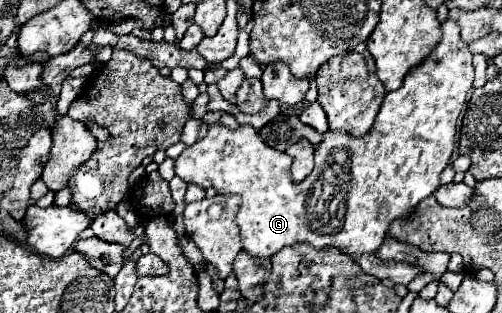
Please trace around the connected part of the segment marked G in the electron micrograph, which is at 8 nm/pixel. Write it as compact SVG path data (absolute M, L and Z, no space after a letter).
M448 19L442 23L442 33L442 41L432 55L408 73L400 89L386 93L370 131L364 137L350 141L350 157L320 157L318 149L316 167L304 183L292 181L292 159L262 143L258 133L248 125L238 127L236 131L222 125L210 125L208 135L186 147L176 159L178 177L200 187L214 187L220 195L242 197L242 207L236 217L236 223L240 223L242 247L260 261L270 259L282 247L292 247L296 243L308 243L316 249L336 247L348 255L376 253L388 235L390 223L394 219L410 219L416 205L440 187L440 173L450 163L456 145L456 121L472 87L474 67L472 53L468 43L460 39L456 21Z

